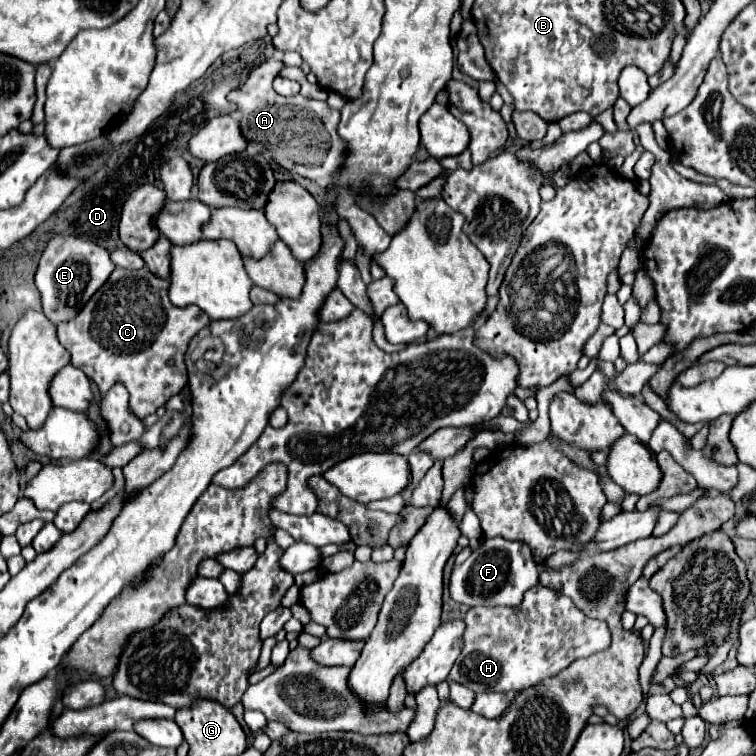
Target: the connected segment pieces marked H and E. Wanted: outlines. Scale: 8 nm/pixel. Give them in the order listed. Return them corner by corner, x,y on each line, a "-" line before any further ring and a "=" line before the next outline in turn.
536,584
536,588
530,588
524,594
524,604
520,604
520,608
470,608
464,620
464,650
452,666
450,680
474,692
522,692
540,684
544,678
556,676
576,658
590,656
610,644
610,632
602,620
586,618
582,612
572,608
572,602
566,596
556,596
556,592
542,584
=
54,236
46,244
36,270
36,286
42,296
44,316
48,316
52,324
76,318
80,308
84,308
84,304
92,298
92,294
100,288
100,284
108,280
112,270
114,264
110,260
110,254
98,244
74,236

